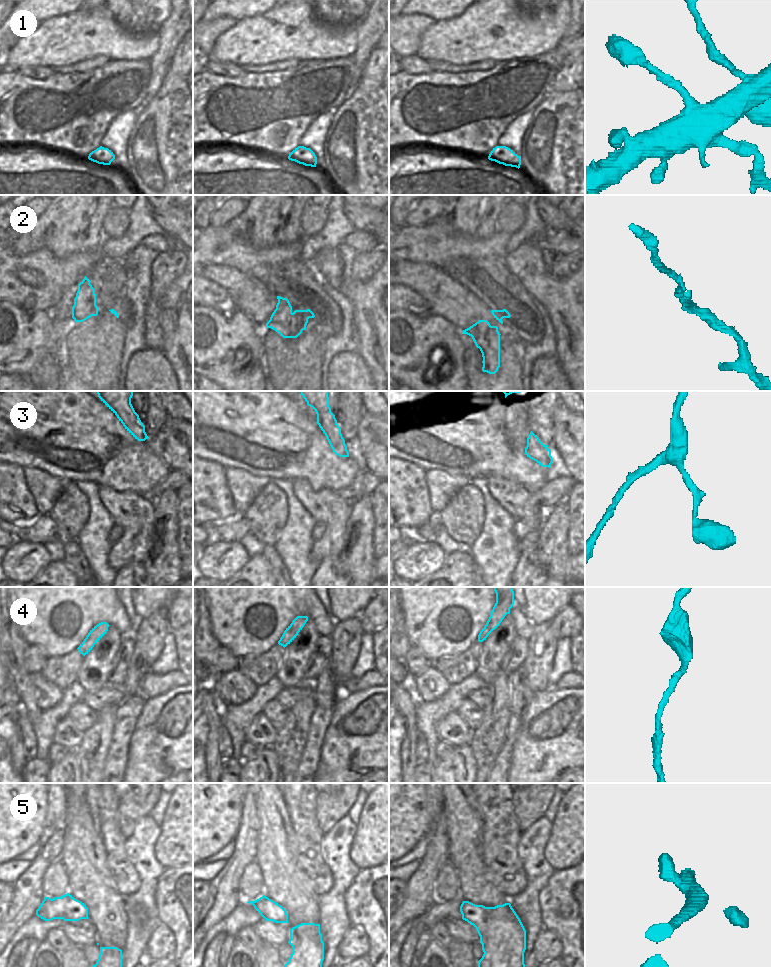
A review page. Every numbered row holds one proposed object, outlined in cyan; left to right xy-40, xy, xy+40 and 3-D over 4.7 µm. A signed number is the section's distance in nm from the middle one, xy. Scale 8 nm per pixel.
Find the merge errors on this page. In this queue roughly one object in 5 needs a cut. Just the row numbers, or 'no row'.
no row

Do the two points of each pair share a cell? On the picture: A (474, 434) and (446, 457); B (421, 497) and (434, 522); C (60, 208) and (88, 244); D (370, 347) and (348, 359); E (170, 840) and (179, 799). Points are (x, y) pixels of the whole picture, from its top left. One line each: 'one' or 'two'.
A: one
B: two
C: one
D: two
E: one

